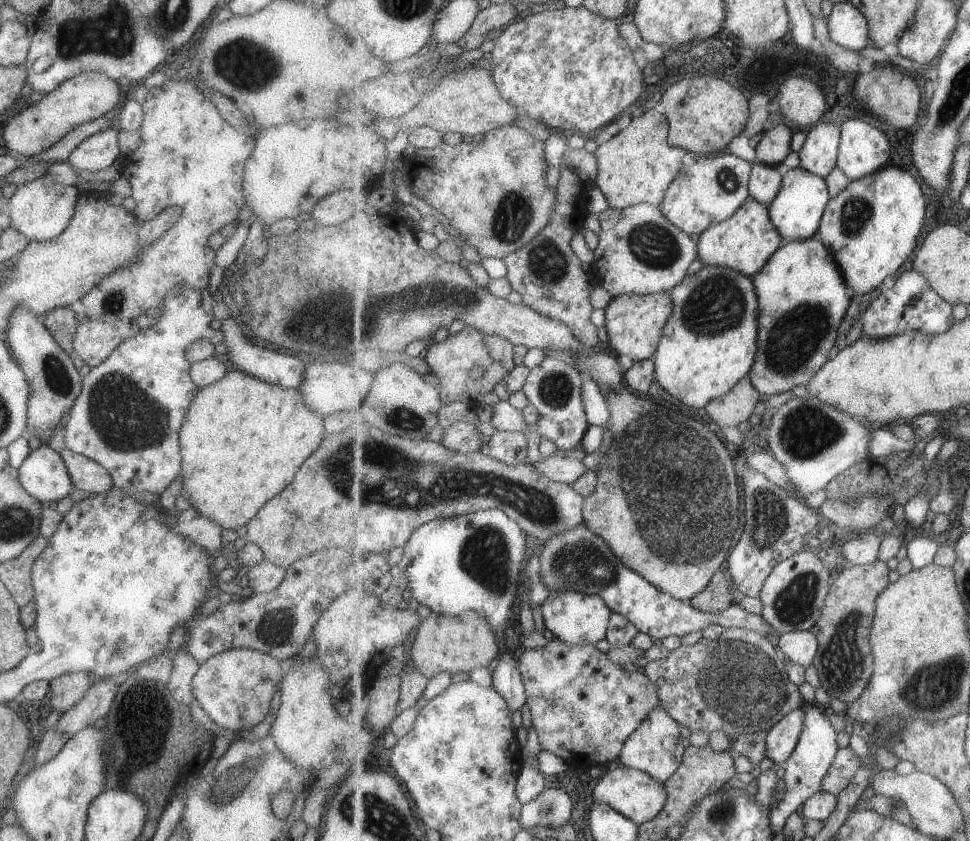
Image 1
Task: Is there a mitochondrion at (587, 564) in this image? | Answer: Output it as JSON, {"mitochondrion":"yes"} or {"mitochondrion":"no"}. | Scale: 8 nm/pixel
{"mitochondrion":"yes"}

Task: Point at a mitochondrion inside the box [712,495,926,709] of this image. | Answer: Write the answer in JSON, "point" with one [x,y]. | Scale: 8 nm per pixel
{"point":[842,661]}

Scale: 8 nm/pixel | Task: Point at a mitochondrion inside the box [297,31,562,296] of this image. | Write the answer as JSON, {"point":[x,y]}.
{"point":[516,212]}

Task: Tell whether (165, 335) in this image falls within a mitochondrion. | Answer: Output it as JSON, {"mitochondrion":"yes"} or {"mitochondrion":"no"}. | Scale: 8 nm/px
{"mitochondrion":"no"}

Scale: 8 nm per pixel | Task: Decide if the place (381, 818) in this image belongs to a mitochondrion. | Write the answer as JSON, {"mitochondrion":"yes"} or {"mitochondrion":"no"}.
{"mitochondrion":"yes"}

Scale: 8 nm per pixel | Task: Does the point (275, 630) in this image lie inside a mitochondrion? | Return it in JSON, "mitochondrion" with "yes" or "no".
{"mitochondrion":"yes"}

